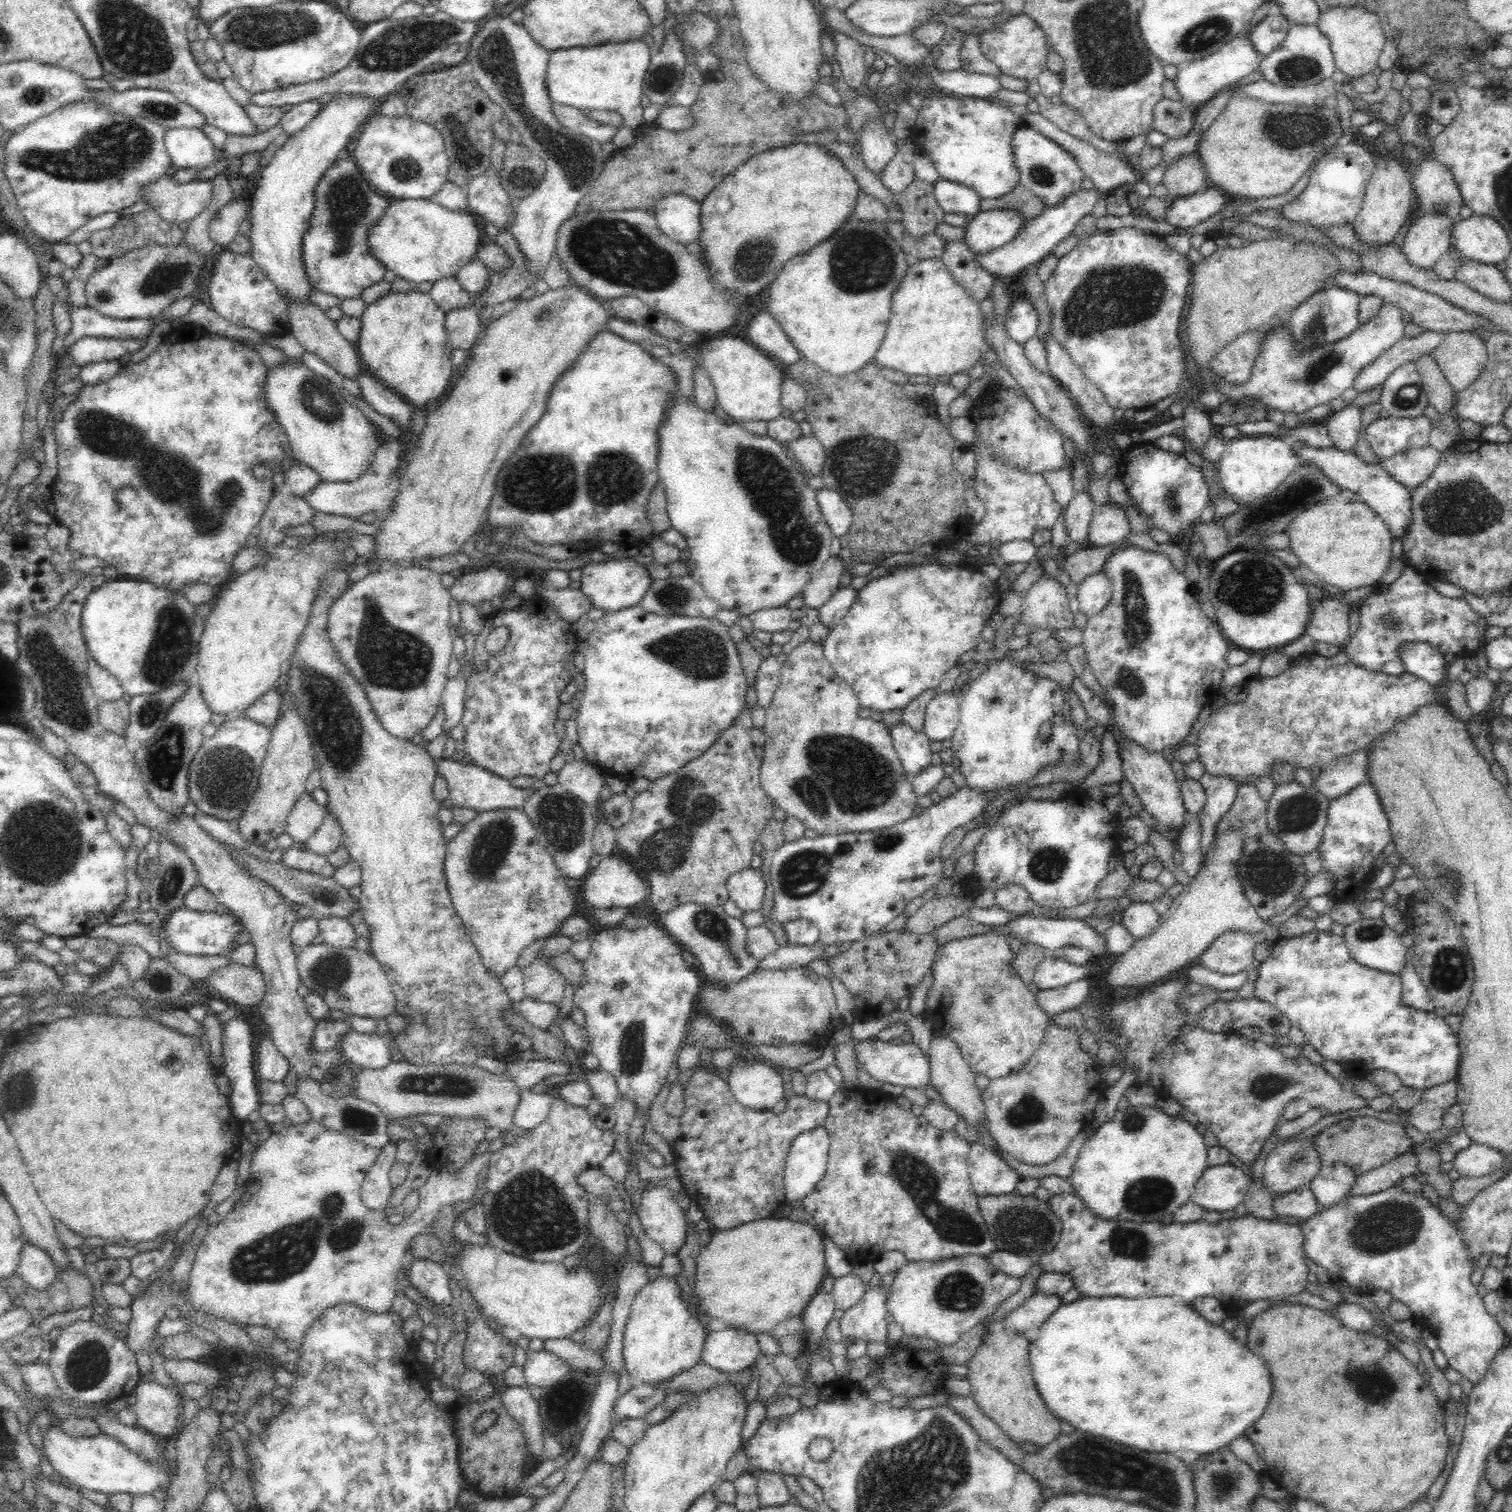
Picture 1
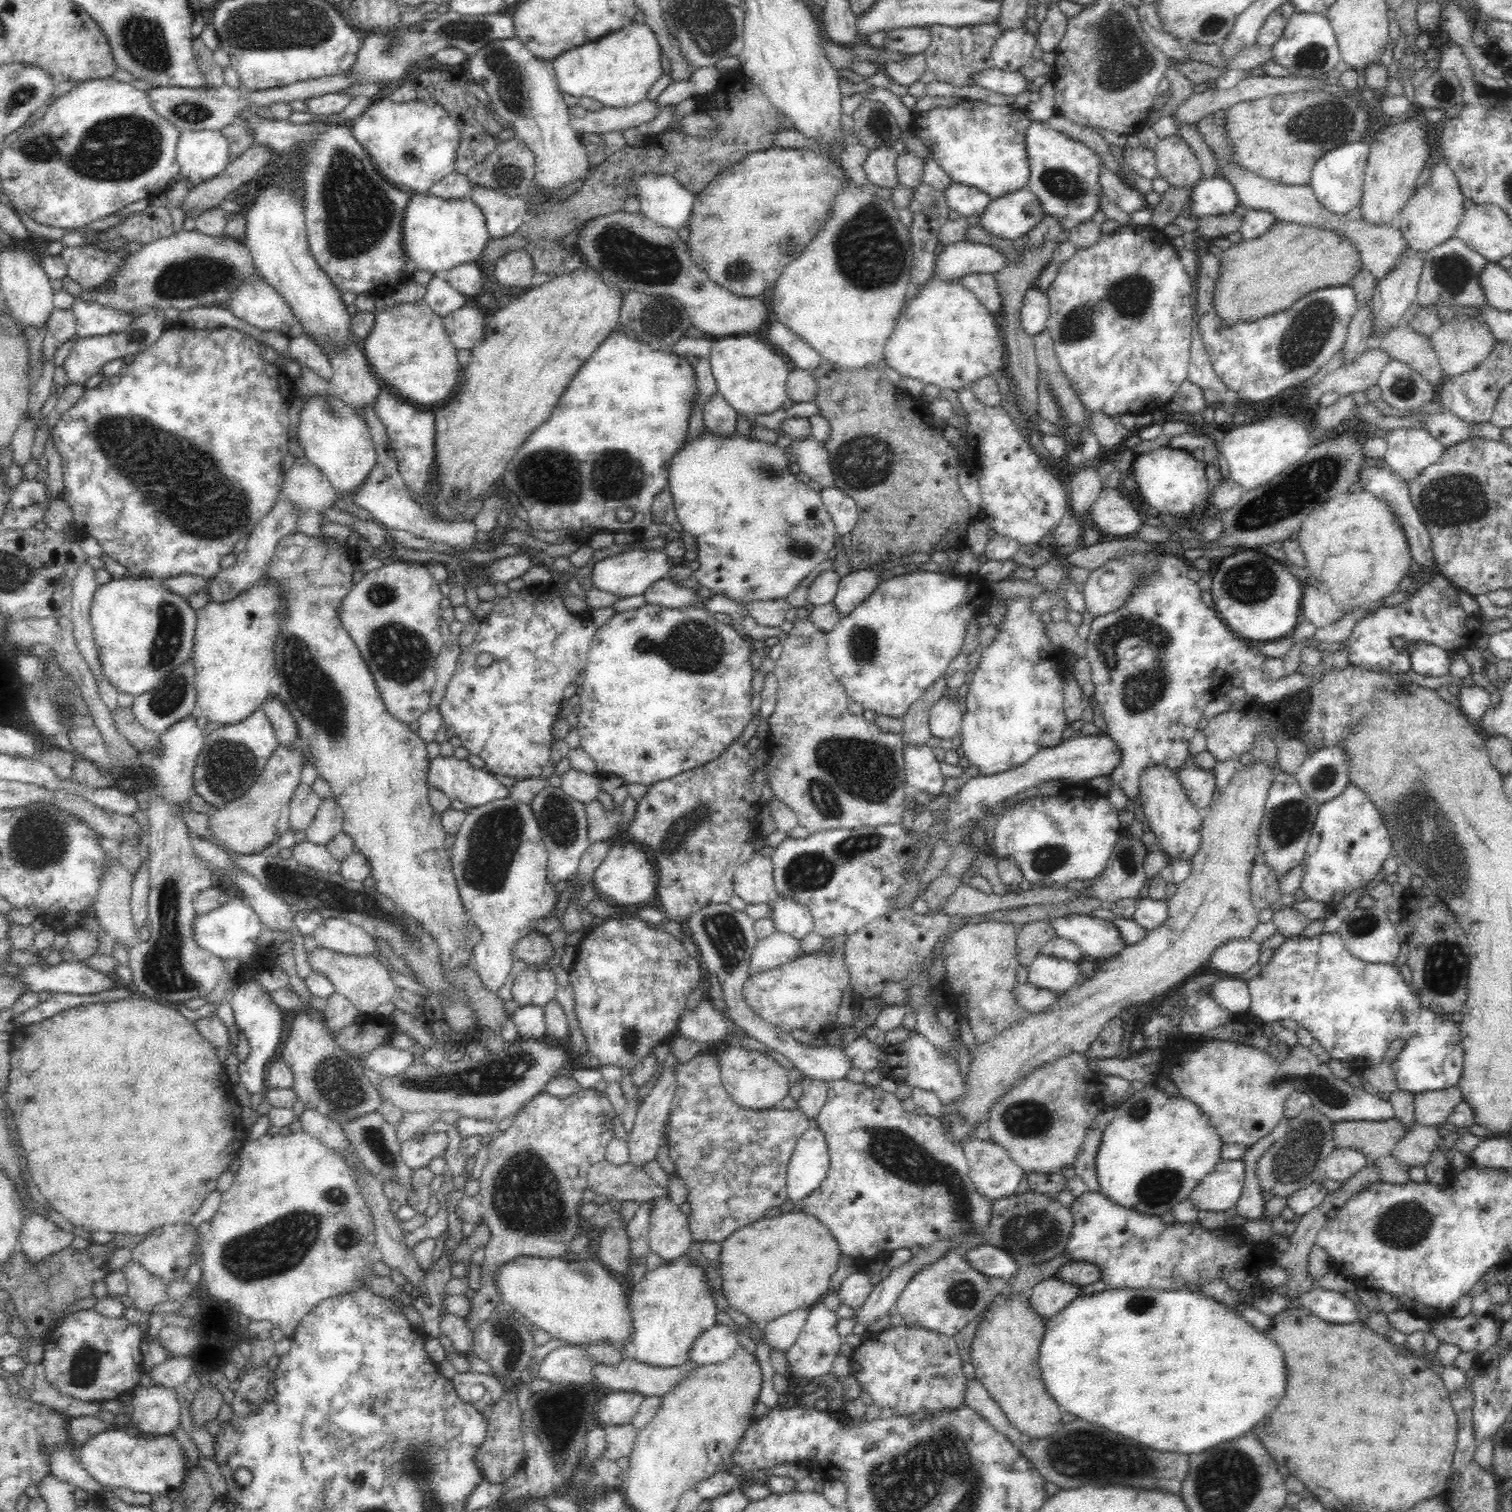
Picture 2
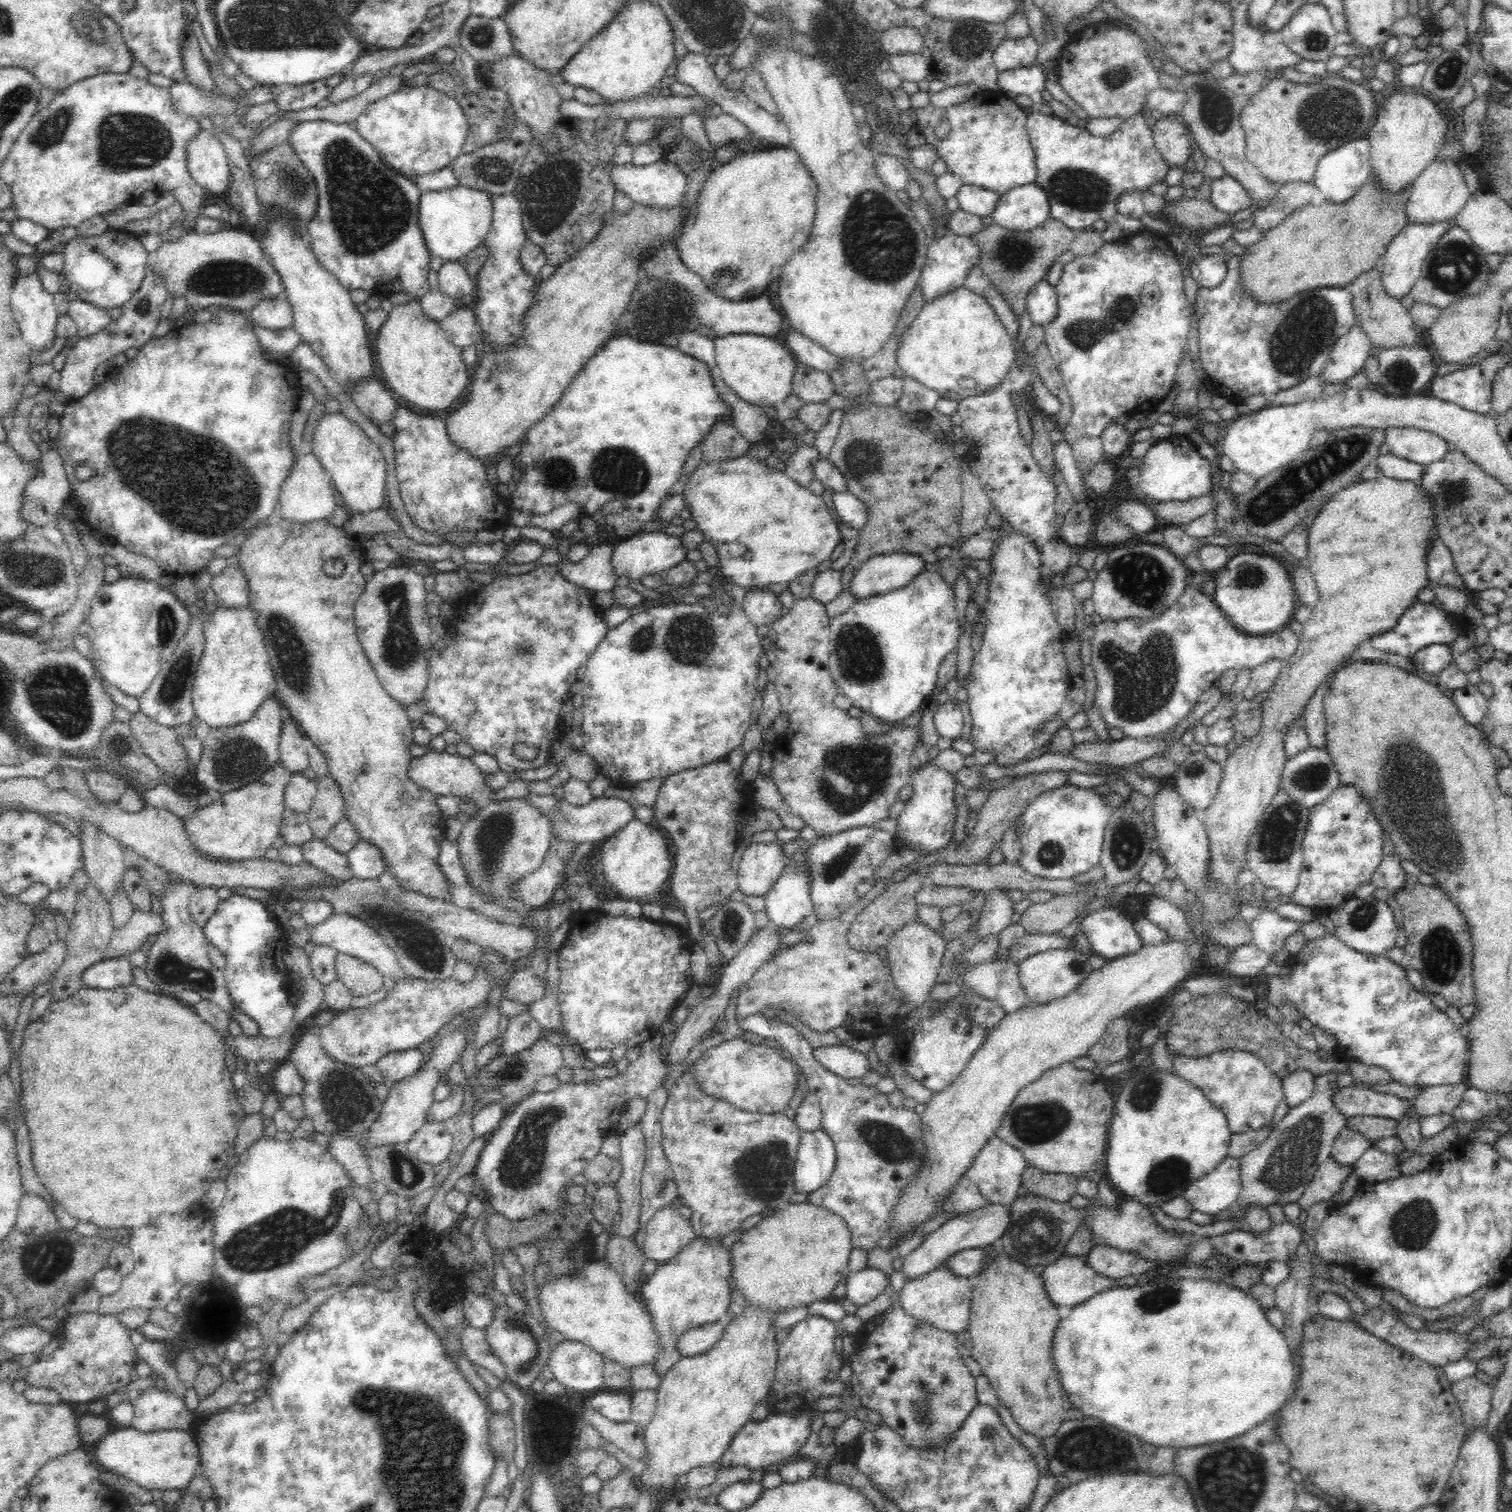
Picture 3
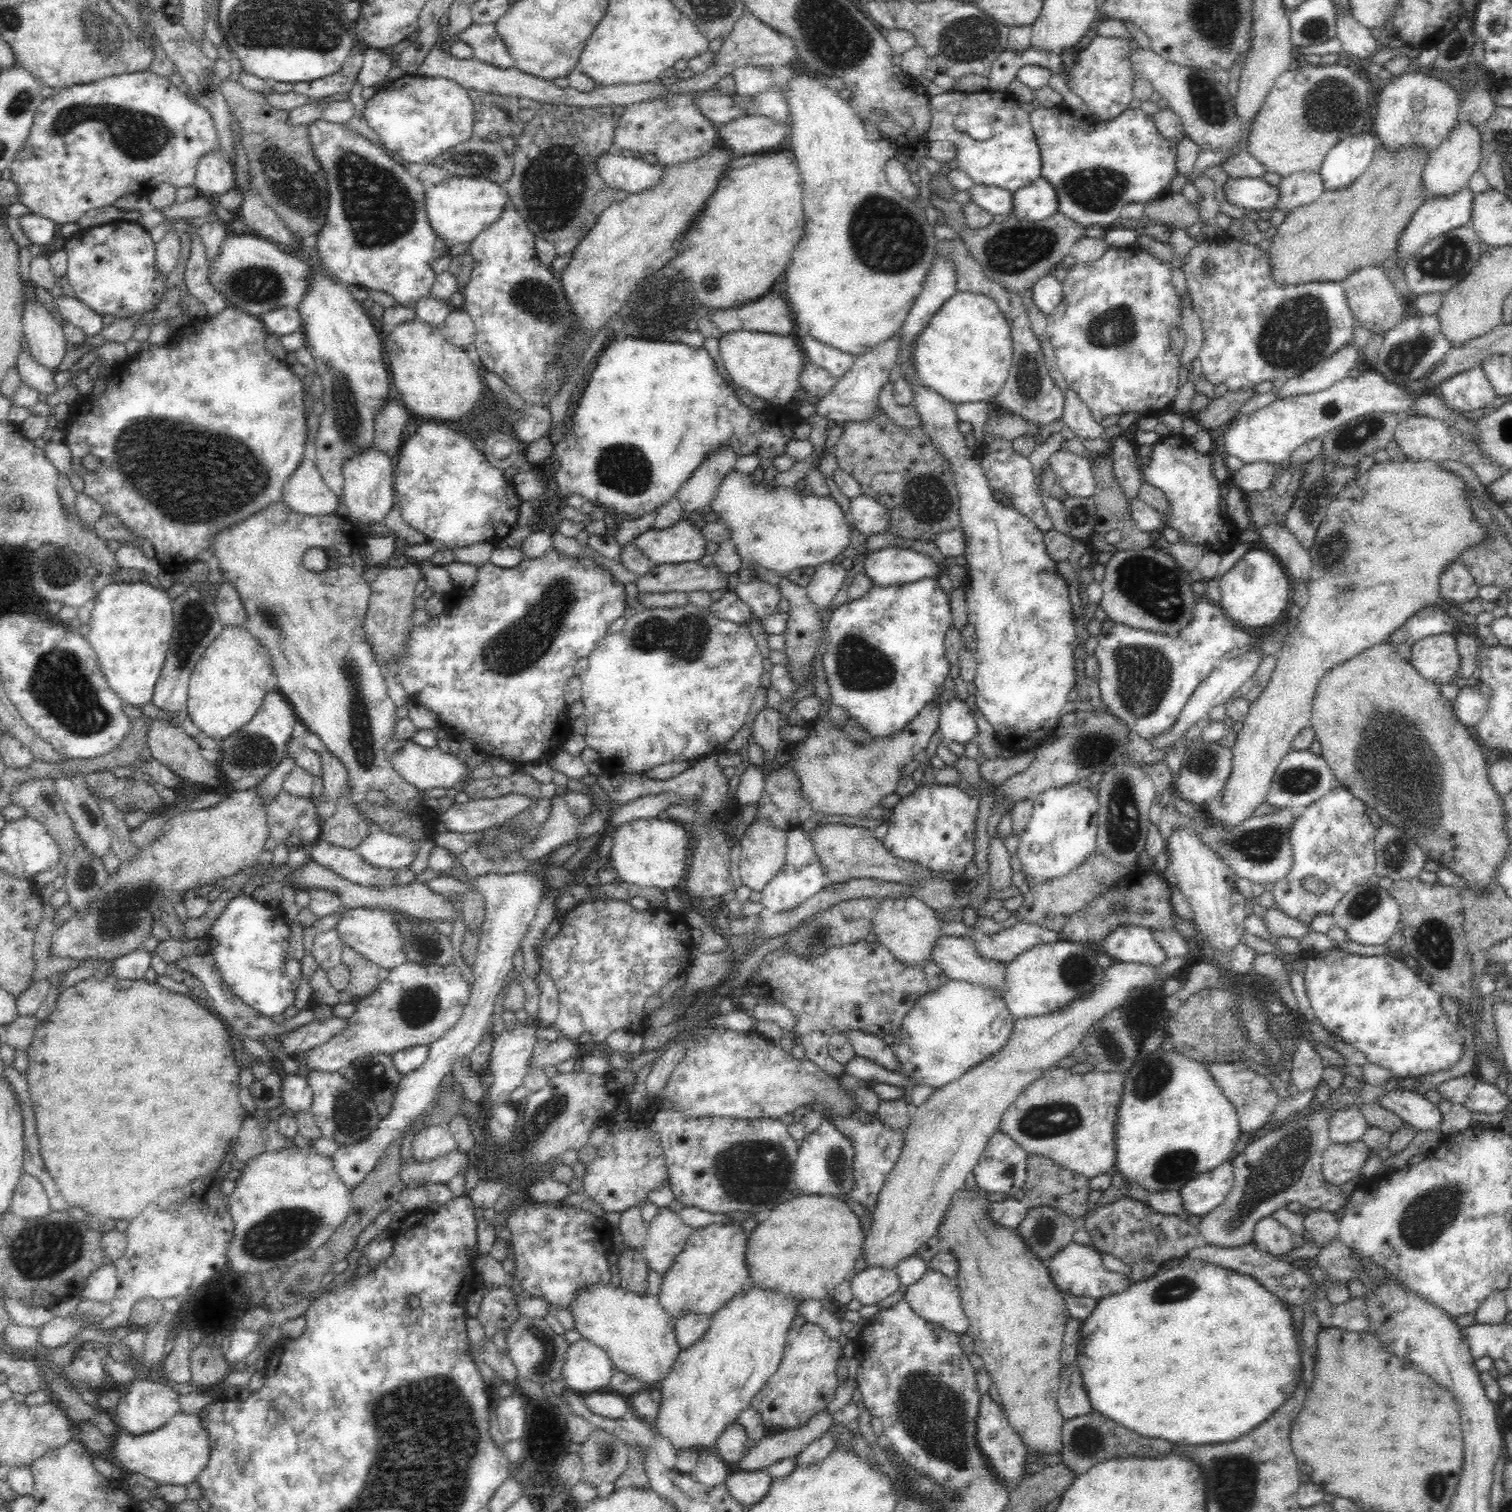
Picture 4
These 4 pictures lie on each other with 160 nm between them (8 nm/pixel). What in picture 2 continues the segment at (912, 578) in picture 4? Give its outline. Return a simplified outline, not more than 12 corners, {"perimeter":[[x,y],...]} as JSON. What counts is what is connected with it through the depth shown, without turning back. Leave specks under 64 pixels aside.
{"perimeter":[[852,571],[832,600],[840,618],[882,582],[880,571]]}

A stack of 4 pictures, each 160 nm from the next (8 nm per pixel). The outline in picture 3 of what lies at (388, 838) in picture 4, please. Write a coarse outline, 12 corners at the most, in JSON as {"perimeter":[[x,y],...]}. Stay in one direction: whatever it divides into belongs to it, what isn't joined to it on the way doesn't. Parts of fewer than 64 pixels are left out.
{"perimeter":[[364,840],[346,857],[352,876],[376,879],[386,870],[380,849]]}

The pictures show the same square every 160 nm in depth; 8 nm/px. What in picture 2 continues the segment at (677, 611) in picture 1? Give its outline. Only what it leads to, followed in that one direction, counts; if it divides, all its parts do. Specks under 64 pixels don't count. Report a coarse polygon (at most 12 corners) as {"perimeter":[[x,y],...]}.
{"perimeter":[[669,576],[643,594],[648,604],[695,607],[704,594],[679,586]]}

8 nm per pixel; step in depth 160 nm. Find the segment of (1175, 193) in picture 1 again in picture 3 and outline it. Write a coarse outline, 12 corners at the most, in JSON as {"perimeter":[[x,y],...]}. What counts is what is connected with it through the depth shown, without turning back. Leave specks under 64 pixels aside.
{"perimeter":[[1162,117],[1153,127],[1161,158],[1185,167],[1190,139],[1175,117]]}

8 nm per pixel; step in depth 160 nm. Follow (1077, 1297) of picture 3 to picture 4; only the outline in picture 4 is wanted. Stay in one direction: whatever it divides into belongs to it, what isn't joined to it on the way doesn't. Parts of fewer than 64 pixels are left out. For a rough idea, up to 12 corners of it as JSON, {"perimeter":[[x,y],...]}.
{"perimeter":[[1076,1242],[1048,1266],[1063,1295],[1099,1299],[1133,1283]]}

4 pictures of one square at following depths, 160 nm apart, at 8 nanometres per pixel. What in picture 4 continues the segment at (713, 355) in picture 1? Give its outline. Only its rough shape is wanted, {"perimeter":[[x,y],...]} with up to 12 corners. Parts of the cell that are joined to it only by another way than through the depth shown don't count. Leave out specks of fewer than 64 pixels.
{"perimeter":[[737,330],[718,338],[738,388],[790,403],[798,338]]}

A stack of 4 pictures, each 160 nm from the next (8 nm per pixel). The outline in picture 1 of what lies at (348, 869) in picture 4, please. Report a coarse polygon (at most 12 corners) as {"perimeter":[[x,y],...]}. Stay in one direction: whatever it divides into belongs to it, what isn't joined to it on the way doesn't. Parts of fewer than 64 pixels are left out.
{"perimeter":[[298,843],[281,849],[280,865],[326,878],[334,874],[327,857]]}

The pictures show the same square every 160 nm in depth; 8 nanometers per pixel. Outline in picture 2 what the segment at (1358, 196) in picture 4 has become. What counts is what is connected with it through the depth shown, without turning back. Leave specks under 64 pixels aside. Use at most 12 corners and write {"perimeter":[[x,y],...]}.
{"perimeter":[[1274,222],[1218,255],[1224,325],[1348,285],[1358,249],[1328,229]]}

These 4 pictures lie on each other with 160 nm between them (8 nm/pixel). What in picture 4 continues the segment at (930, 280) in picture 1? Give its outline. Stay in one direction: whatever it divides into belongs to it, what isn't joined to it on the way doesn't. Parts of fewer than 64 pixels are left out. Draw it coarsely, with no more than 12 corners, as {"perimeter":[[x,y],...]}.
{"perimeter":[[960,290],[912,342],[916,378],[991,401],[1013,359],[996,302]]}

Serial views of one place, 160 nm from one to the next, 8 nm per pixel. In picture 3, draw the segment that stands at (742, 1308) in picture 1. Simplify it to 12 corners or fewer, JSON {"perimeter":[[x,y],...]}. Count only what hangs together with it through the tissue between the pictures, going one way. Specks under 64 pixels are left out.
{"perimeter":[[789,1204],[730,1248],[745,1304],[822,1301],[847,1275],[850,1229]]}

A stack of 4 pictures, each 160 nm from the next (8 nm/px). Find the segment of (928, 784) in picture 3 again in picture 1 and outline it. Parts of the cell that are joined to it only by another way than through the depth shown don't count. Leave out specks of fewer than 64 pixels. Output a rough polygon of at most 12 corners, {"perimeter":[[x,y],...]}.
{"perimeter":[[902,721],[886,727],[911,781],[931,764],[932,741]]}

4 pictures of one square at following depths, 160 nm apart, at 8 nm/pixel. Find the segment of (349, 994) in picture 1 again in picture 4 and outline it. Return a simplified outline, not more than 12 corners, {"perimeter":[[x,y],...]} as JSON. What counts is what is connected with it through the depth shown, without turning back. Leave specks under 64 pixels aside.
{"perimeter":[[350,947],[342,964],[350,971],[348,992],[369,996],[379,985],[379,966]]}

